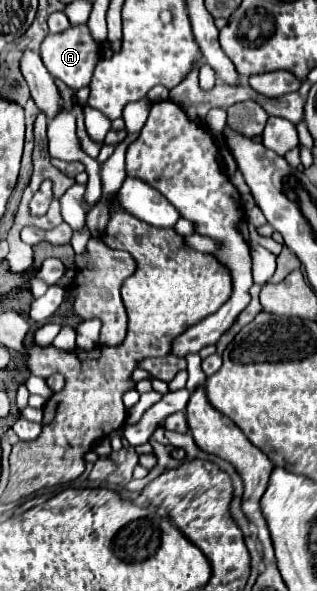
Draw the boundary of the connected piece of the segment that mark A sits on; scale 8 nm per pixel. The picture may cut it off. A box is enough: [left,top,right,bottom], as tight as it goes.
[41,25,99,91]

